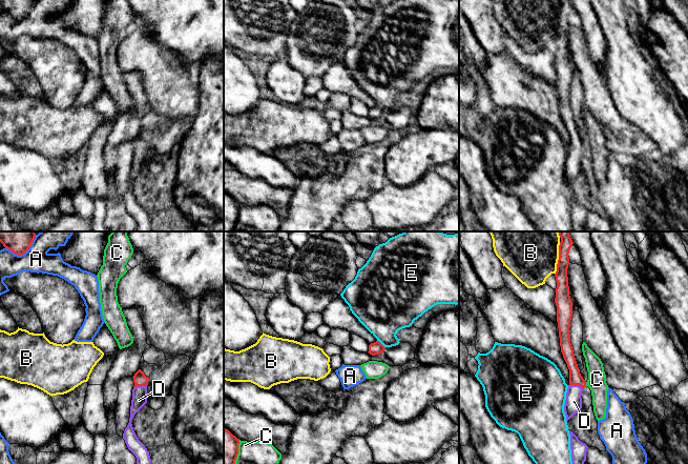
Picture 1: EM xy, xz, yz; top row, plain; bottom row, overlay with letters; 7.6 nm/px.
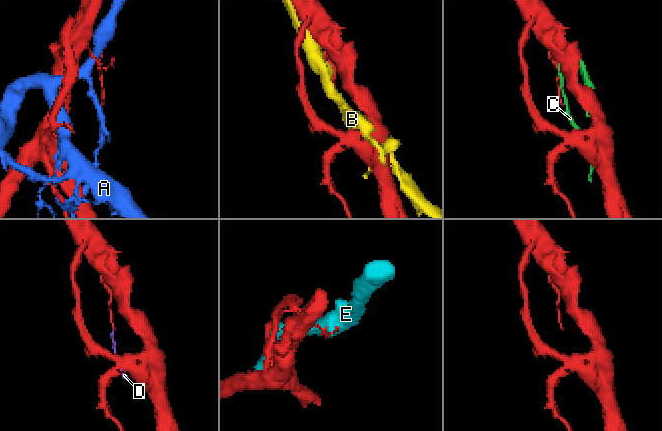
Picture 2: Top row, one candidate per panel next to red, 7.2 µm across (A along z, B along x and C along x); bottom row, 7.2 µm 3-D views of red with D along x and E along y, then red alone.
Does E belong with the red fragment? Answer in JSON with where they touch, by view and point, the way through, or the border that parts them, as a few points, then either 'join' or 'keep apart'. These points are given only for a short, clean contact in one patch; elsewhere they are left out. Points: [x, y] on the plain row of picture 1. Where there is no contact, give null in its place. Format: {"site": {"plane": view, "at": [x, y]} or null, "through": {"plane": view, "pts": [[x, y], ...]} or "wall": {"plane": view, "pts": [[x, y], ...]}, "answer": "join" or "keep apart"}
{"site": {"plane": "xz", "at": [381, 108]}, "answer": "keep apart"}

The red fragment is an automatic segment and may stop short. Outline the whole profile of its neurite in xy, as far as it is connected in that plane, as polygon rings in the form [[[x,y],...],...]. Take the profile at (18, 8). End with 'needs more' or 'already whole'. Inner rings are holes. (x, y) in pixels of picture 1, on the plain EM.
[[[0,0],[0,6],[15,19],[21,20],[29,14],[35,1],[36,0]]]; already whole

